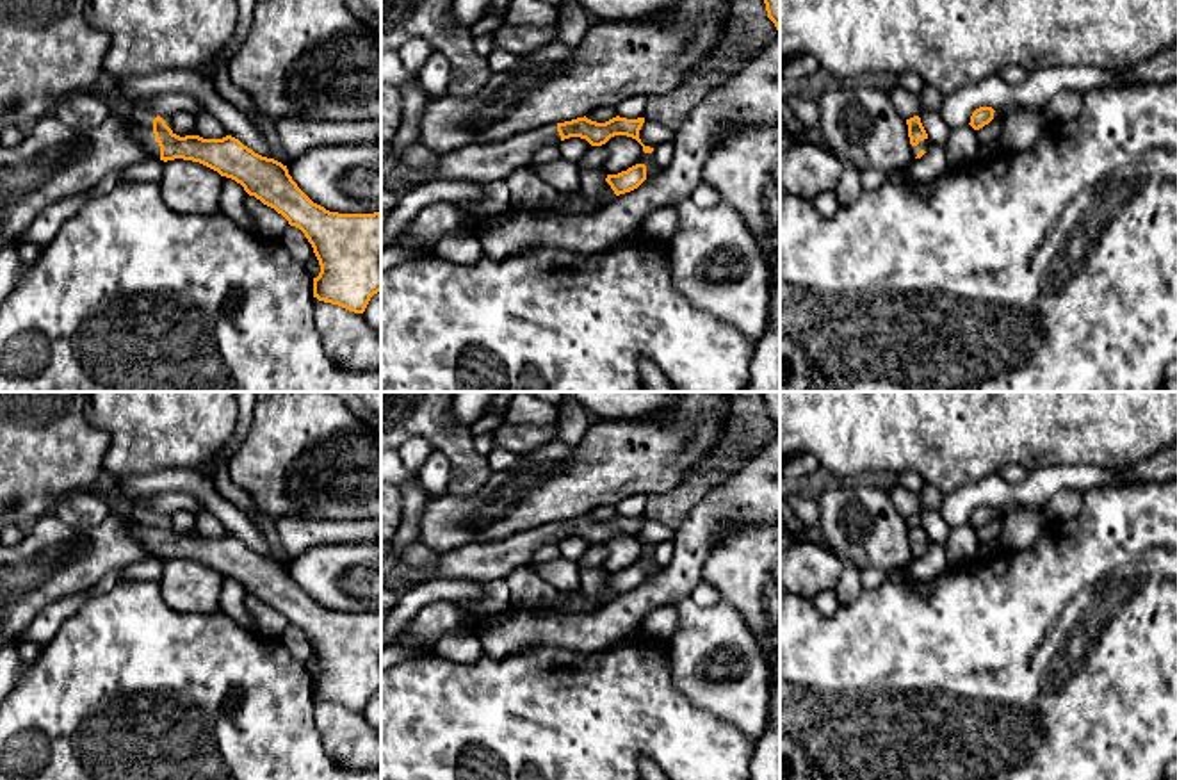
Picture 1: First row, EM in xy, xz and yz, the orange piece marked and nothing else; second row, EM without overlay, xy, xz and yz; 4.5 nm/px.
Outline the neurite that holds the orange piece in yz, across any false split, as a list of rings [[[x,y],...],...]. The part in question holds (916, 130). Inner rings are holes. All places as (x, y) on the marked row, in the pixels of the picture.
[[[919,116],[906,119],[906,125],[908,125],[908,137],[912,144],[912,157],[921,158],[929,148],[931,141],[928,139],[928,134]]]

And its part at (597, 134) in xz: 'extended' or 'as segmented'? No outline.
extended

